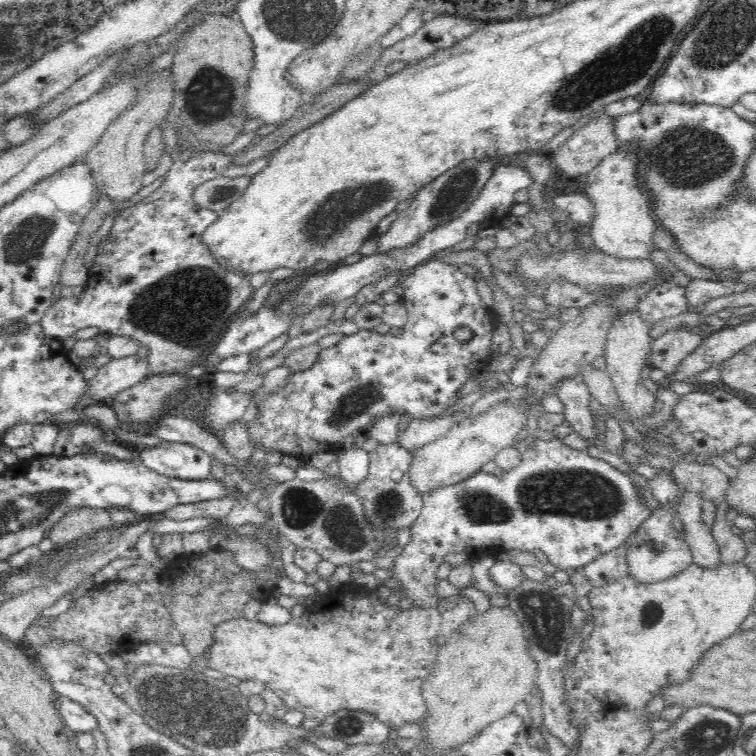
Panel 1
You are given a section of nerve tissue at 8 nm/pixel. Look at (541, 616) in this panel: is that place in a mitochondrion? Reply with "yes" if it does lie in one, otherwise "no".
yes

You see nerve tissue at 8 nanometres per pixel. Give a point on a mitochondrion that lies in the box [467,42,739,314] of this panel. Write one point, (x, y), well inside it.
(687, 155)

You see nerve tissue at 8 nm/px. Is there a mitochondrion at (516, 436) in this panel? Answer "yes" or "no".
no

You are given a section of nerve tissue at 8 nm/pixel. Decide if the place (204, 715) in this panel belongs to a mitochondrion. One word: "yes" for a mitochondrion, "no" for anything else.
yes

